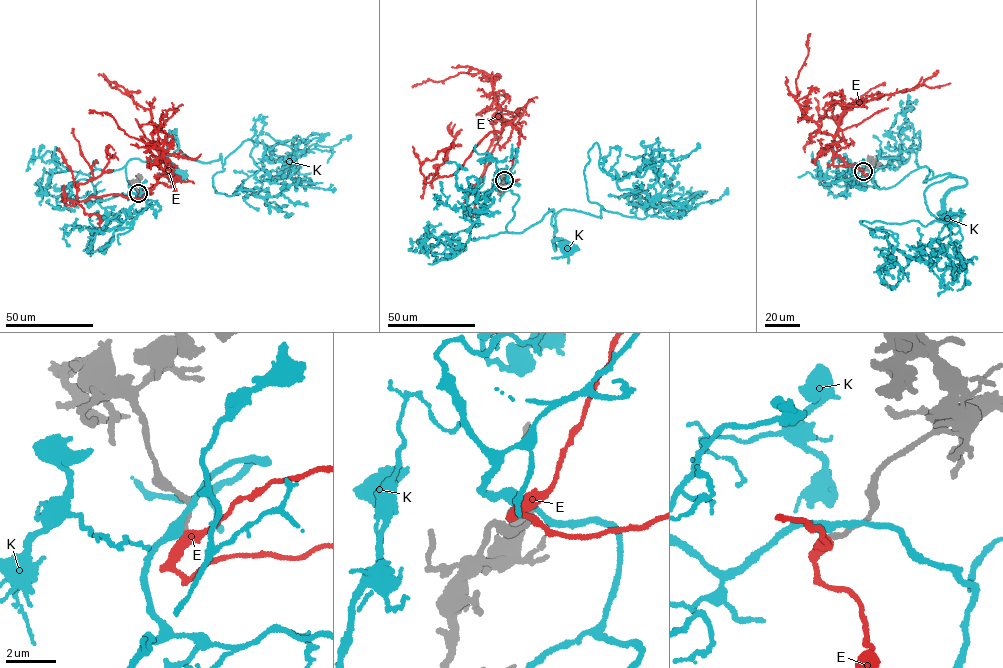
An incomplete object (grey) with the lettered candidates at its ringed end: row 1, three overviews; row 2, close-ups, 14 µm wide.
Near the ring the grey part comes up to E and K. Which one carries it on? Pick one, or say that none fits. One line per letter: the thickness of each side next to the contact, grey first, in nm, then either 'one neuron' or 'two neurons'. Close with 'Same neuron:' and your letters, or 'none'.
E: calibres 200 and 400 nm; two neurons
K: calibres 200 and 340 nm; two neurons
Same neuron: none

